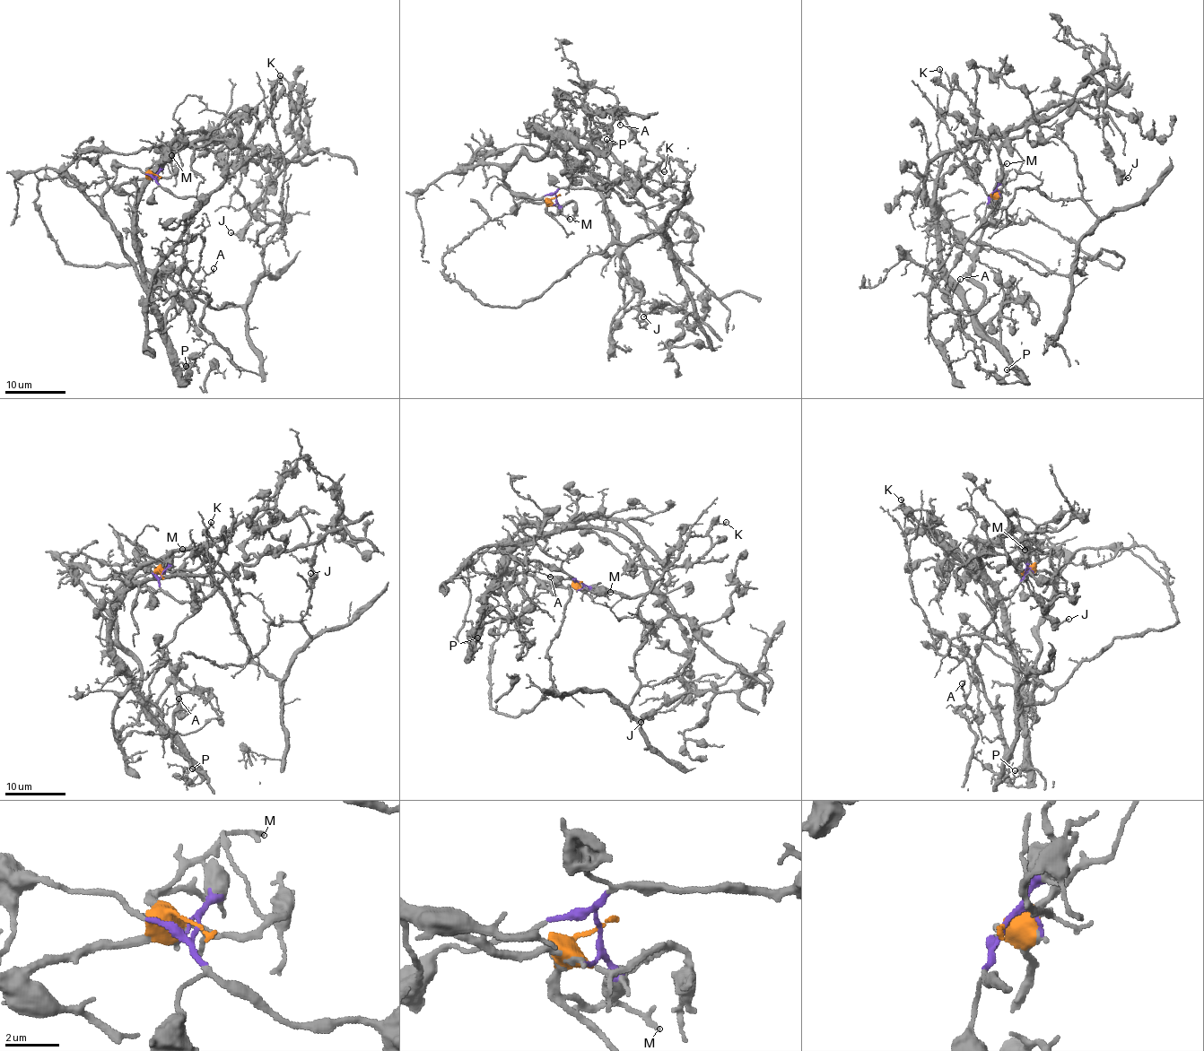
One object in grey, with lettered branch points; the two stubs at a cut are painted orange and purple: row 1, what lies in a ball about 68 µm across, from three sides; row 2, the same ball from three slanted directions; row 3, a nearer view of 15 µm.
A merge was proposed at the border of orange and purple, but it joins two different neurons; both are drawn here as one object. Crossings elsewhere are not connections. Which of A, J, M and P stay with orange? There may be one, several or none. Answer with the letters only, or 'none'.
M, P

